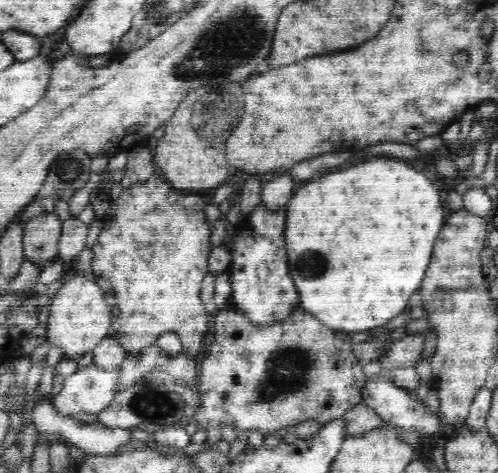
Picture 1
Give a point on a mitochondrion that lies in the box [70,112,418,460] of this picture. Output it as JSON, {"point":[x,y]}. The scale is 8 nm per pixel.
{"point":[287,371]}

